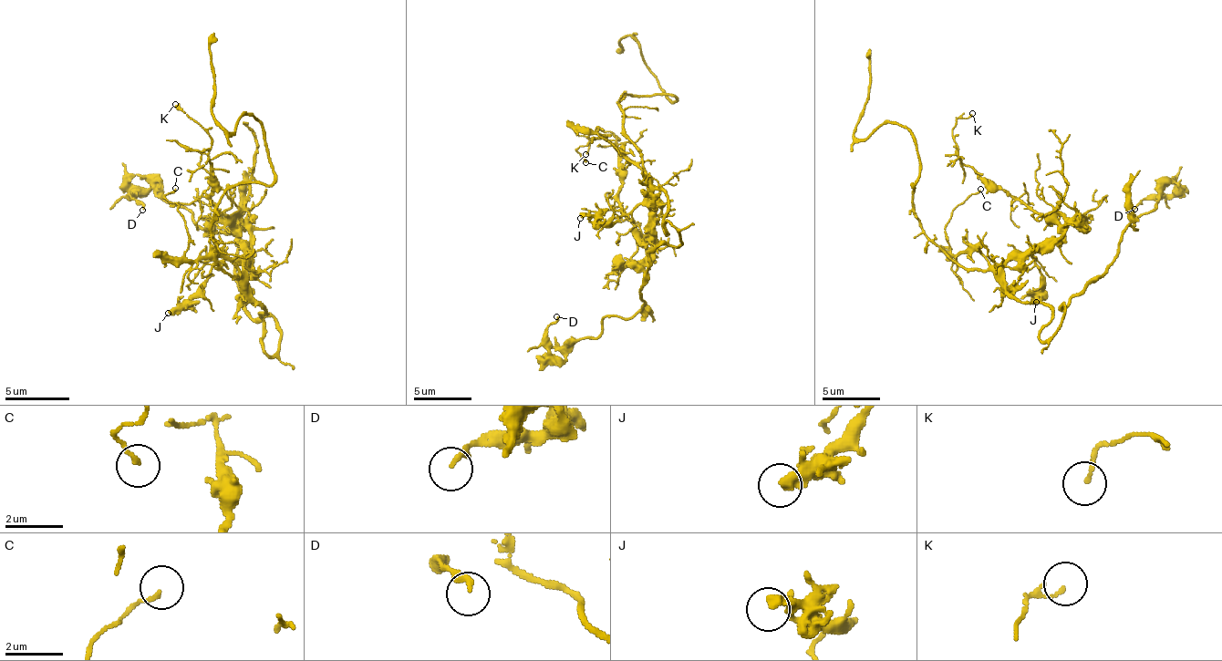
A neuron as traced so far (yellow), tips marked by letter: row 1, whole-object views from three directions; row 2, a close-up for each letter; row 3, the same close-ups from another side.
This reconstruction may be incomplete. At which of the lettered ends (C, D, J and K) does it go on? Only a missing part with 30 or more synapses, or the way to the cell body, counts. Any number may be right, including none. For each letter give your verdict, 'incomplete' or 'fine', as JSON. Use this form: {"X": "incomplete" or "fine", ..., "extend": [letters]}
{"C": "fine", "D": "fine", "J": "fine", "K": "fine", "extend": []}

